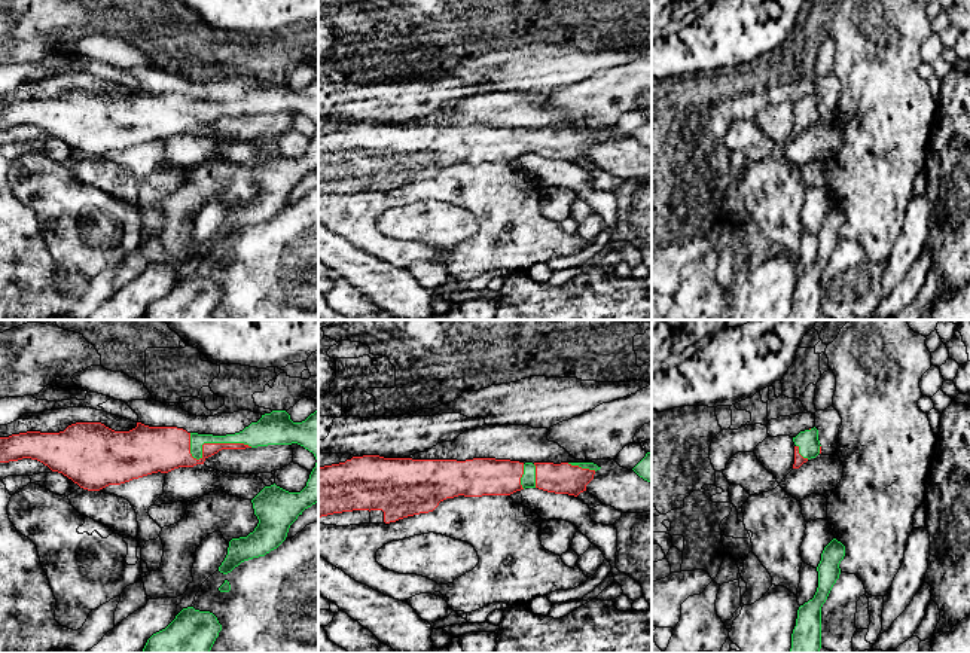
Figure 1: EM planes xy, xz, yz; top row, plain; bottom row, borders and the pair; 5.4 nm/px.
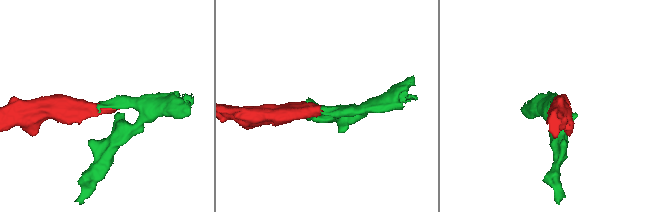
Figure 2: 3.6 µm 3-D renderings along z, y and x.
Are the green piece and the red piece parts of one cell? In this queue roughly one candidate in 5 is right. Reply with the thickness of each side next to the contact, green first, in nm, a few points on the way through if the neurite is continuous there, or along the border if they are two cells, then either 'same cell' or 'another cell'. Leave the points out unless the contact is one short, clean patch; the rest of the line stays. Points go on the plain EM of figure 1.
110 nm thick on the green side, 240 nm on the other; runs through xy (252, 101), (241, 107), (207, 109), (198, 125), (162, 116); same cell

